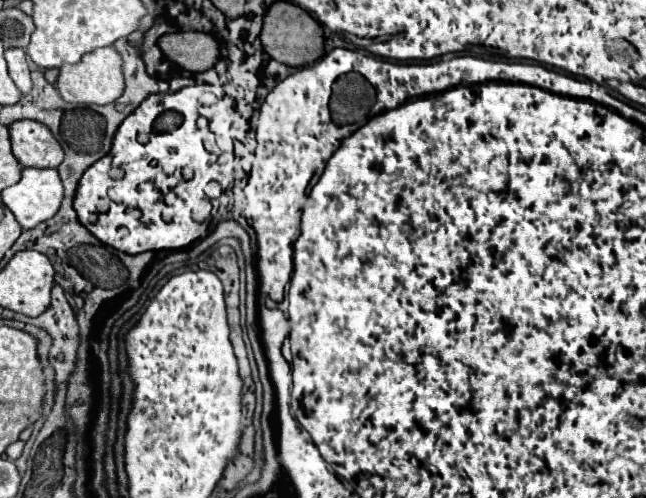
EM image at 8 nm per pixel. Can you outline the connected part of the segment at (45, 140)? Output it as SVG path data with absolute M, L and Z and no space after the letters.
M15 120L9 126L13 156L31 168L57 168L63 162L63 150L53 134L35 120Z

